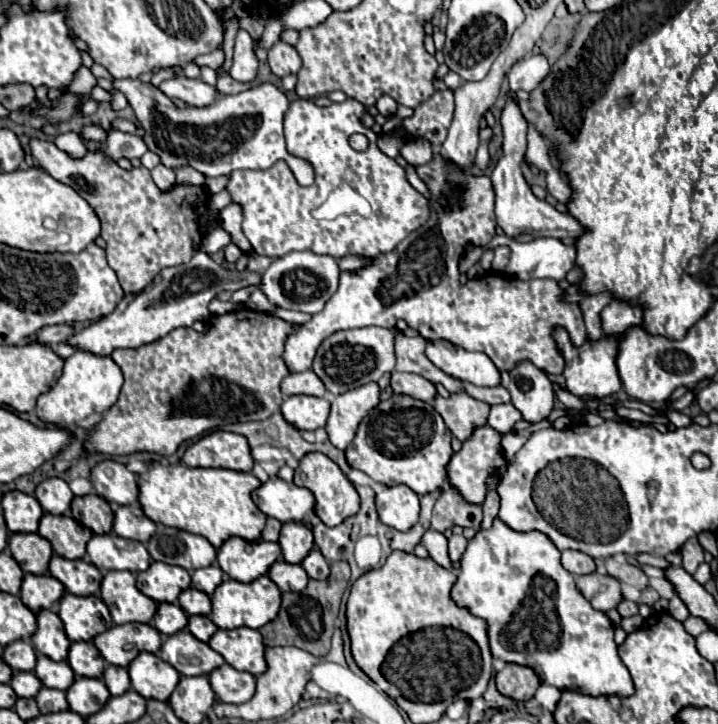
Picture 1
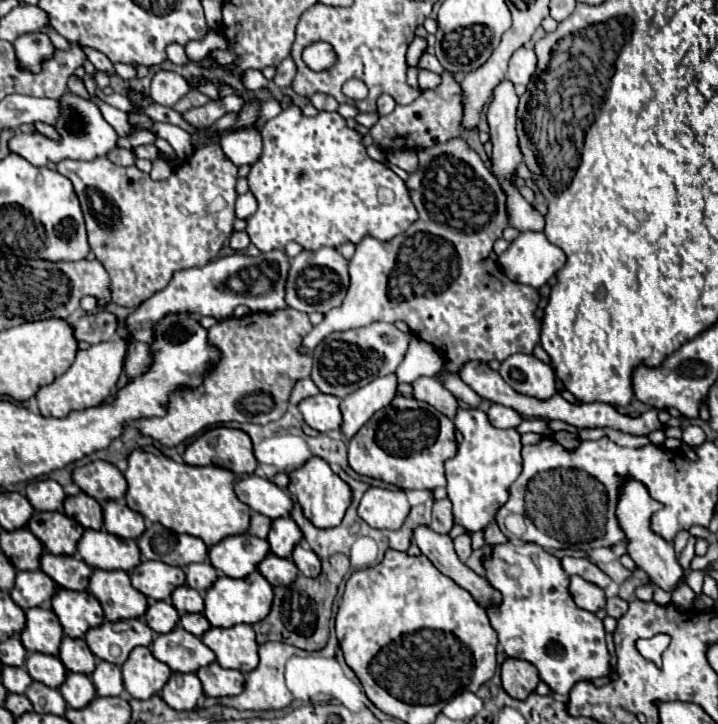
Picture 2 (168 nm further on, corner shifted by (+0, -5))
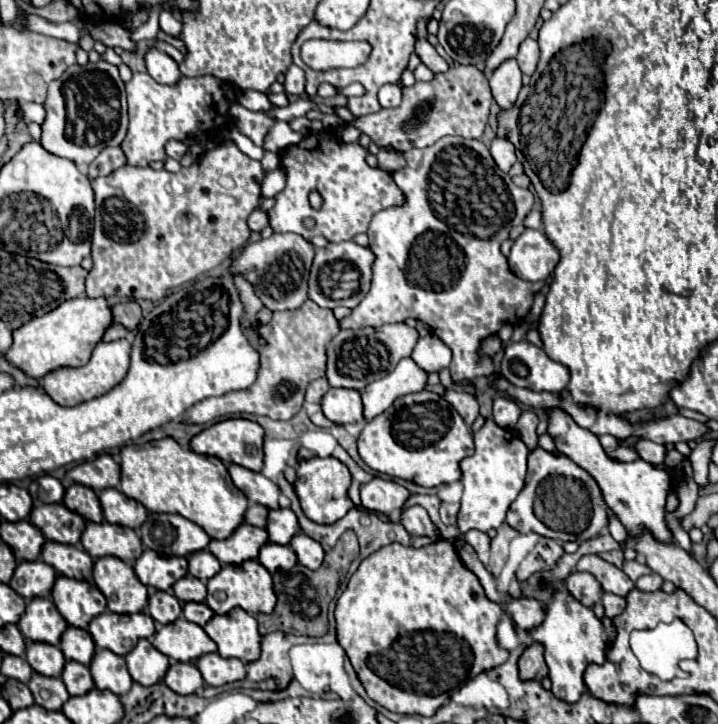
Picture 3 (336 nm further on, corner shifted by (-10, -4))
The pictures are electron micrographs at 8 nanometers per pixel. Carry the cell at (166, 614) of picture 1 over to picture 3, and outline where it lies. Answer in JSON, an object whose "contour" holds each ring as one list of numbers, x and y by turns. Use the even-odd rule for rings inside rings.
{"contour":[[155,591,149,597,149,615,161,623,161,625,169,625,171,621,177,621,177,617,181,615,181,605,177,601,177,597,165,593,165,591]]}

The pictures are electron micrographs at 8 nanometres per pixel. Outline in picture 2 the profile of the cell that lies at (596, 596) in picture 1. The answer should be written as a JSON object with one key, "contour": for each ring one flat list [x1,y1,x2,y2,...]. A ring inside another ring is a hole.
{"contour":[[569,576,569,592,575,600,575,604,583,610,597,612,605,606,605,594,599,586,593,586,591,582,583,580,581,576]]}

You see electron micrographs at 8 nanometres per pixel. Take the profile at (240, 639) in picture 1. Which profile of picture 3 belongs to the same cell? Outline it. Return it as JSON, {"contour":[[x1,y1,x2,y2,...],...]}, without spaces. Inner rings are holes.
{"contour":[[233,609,227,615,215,615,203,629,217,643,221,657,235,657,245,665,259,659,261,635,251,613]]}

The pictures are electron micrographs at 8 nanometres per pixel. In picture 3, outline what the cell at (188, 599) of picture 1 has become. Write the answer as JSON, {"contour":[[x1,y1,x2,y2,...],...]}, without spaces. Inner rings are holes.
{"contour":[[185,575,183,579,179,579,173,585,173,591,181,603,191,603,191,601,203,603,207,597,207,587,197,577,191,577,191,575]]}

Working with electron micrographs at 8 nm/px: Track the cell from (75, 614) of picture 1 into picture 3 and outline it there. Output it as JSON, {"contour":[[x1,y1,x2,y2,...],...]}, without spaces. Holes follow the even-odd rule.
{"contour":[[59,577,51,595,63,619,79,629,87,629,93,617,107,611,103,593,87,581,71,581,69,577]]}

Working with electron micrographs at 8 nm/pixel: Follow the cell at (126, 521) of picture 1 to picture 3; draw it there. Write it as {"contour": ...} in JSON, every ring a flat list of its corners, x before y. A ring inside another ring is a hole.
{"contour":[[105,489,99,495,99,501,103,507,103,517,109,523,139,529,139,525,143,525,143,521,147,519,147,509,139,501,129,499,117,489]]}

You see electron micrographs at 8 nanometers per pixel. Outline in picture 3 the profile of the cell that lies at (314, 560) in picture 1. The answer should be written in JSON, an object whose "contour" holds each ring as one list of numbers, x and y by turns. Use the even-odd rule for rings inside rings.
{"contour":[[299,533,299,535,295,535,291,539,291,547,297,553,299,563,305,565,307,569,319,569,319,565,323,563,325,551,323,551,323,547,315,539]]}

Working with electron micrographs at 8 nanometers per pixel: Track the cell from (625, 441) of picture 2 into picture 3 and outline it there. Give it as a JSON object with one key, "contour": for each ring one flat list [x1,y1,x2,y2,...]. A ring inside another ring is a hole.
{"contour":[[639,439,631,445,641,459,649,461,649,463,661,463,665,459,665,447,659,445,659,443,653,443,653,441,645,441,645,439]]}

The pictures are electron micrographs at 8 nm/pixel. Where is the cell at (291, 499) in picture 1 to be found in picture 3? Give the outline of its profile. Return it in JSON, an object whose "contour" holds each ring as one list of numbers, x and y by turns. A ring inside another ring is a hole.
{"contour":[[229,465,233,483,245,493,249,501,255,501,267,509,279,509,279,487,261,473,245,469,241,465]]}

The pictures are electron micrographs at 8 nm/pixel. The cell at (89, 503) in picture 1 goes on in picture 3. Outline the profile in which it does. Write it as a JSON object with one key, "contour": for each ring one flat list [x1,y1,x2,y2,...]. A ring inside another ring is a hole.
{"contour":[[73,485,65,491,65,499,63,503,73,511,79,513,83,519,93,521,93,523,101,523,103,521,103,509,99,503,99,497,93,489,85,487,85,485]]}

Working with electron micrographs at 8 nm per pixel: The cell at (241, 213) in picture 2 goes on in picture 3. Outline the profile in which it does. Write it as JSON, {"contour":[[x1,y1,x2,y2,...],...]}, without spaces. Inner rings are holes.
{"contour":[[275,169,275,171,267,173,267,177,263,179,261,197,263,197,263,199,275,197,283,187,285,187,285,173,283,173,283,169]]}

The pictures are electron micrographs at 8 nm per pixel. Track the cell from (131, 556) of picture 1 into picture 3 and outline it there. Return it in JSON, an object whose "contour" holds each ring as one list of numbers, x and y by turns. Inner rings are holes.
{"contour":[[107,521,87,523,81,535,81,545,93,559,111,555,125,563,135,563,135,557,143,553,143,543,133,529,111,525]]}

